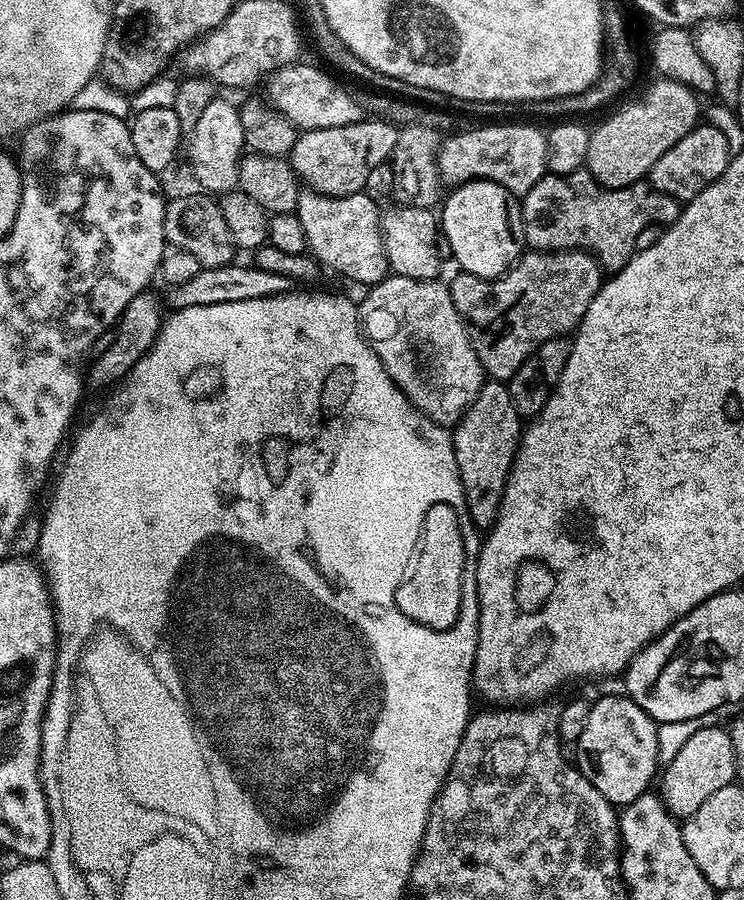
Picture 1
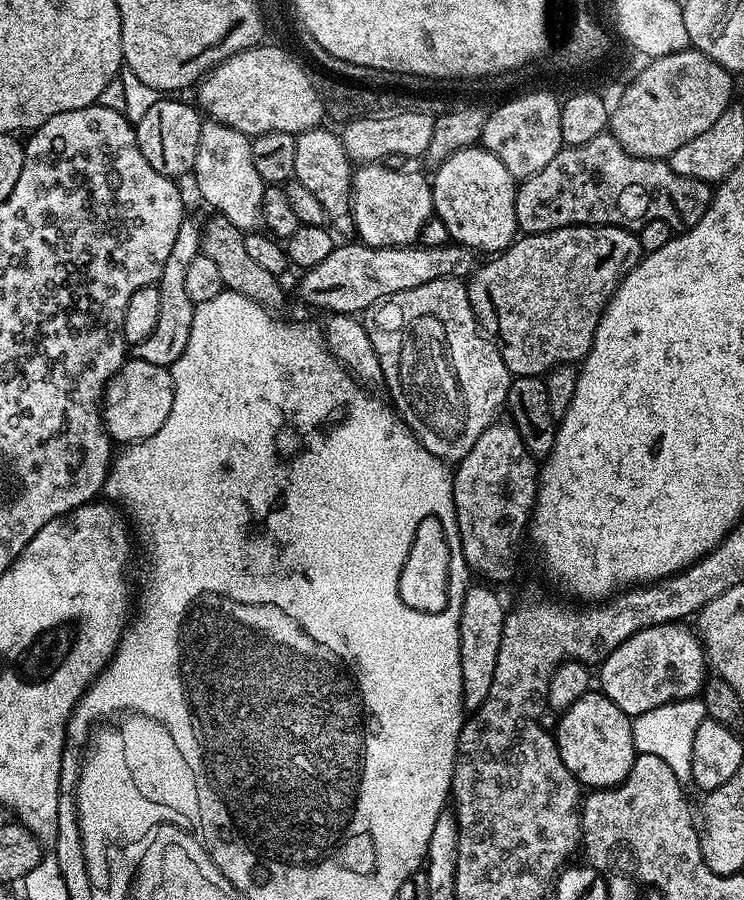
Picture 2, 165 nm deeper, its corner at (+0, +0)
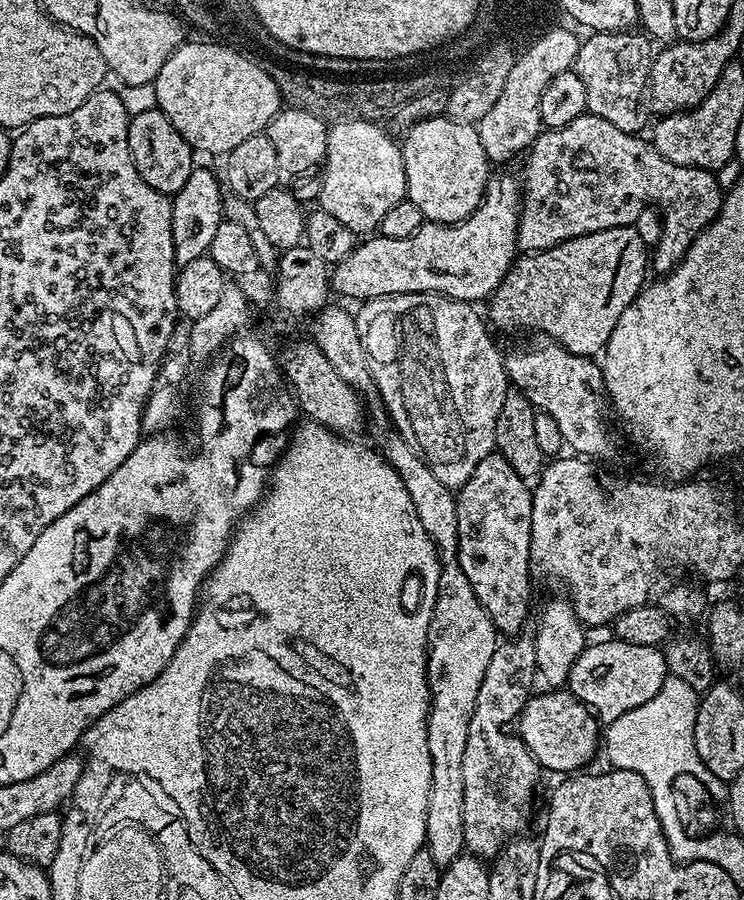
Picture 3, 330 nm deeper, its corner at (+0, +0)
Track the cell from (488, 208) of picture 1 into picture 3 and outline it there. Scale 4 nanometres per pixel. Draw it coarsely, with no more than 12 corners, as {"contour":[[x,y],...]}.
{"contour":[[442,115],[403,134],[406,198],[456,224],[483,202],[479,131]]}

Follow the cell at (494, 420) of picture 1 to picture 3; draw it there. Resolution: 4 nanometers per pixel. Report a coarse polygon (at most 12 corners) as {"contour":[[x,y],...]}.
{"contour":[[498,454],[456,492],[458,562],[511,638],[532,604],[532,488]]}

